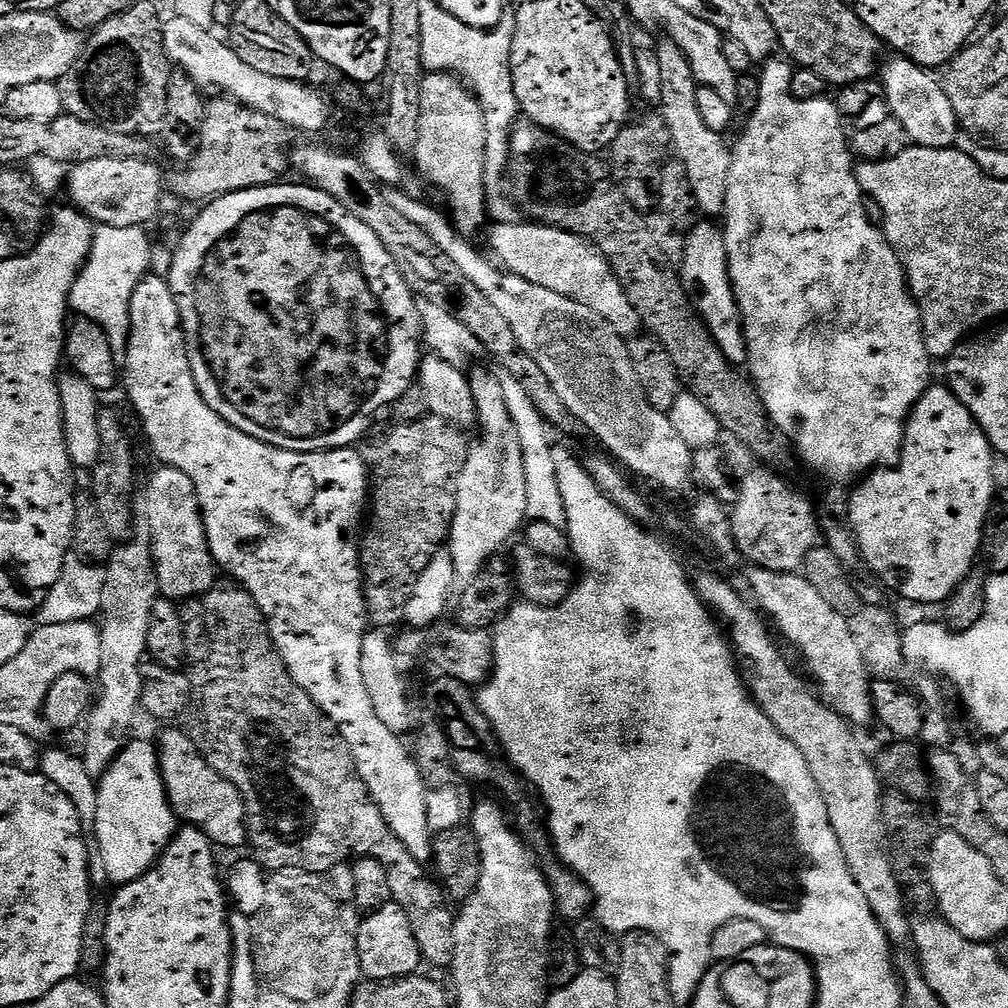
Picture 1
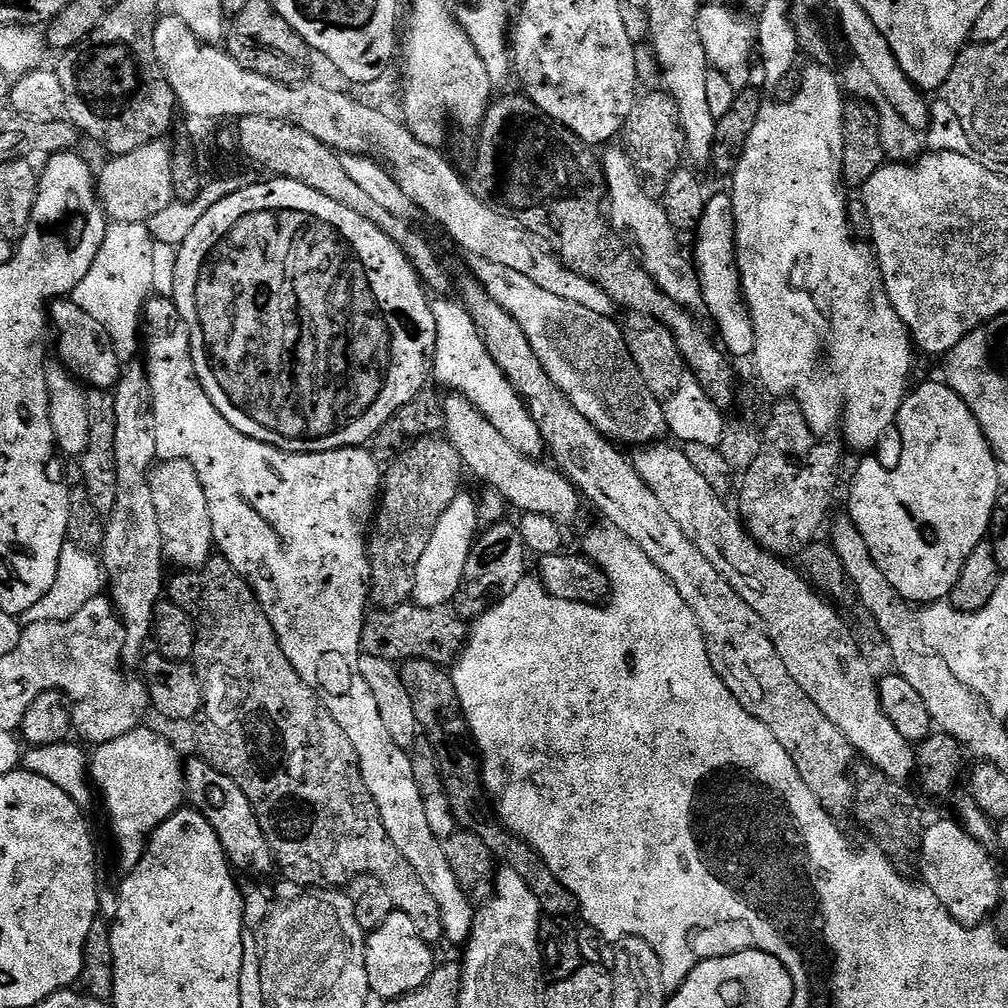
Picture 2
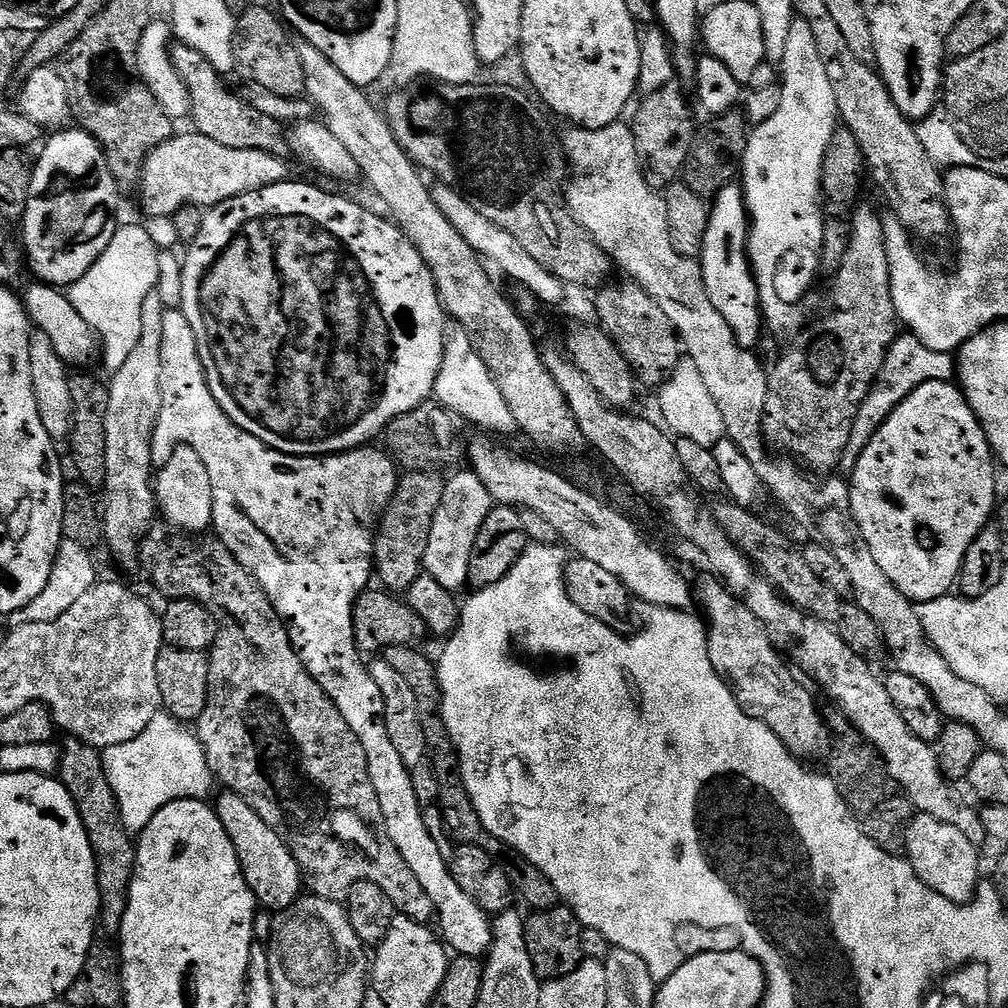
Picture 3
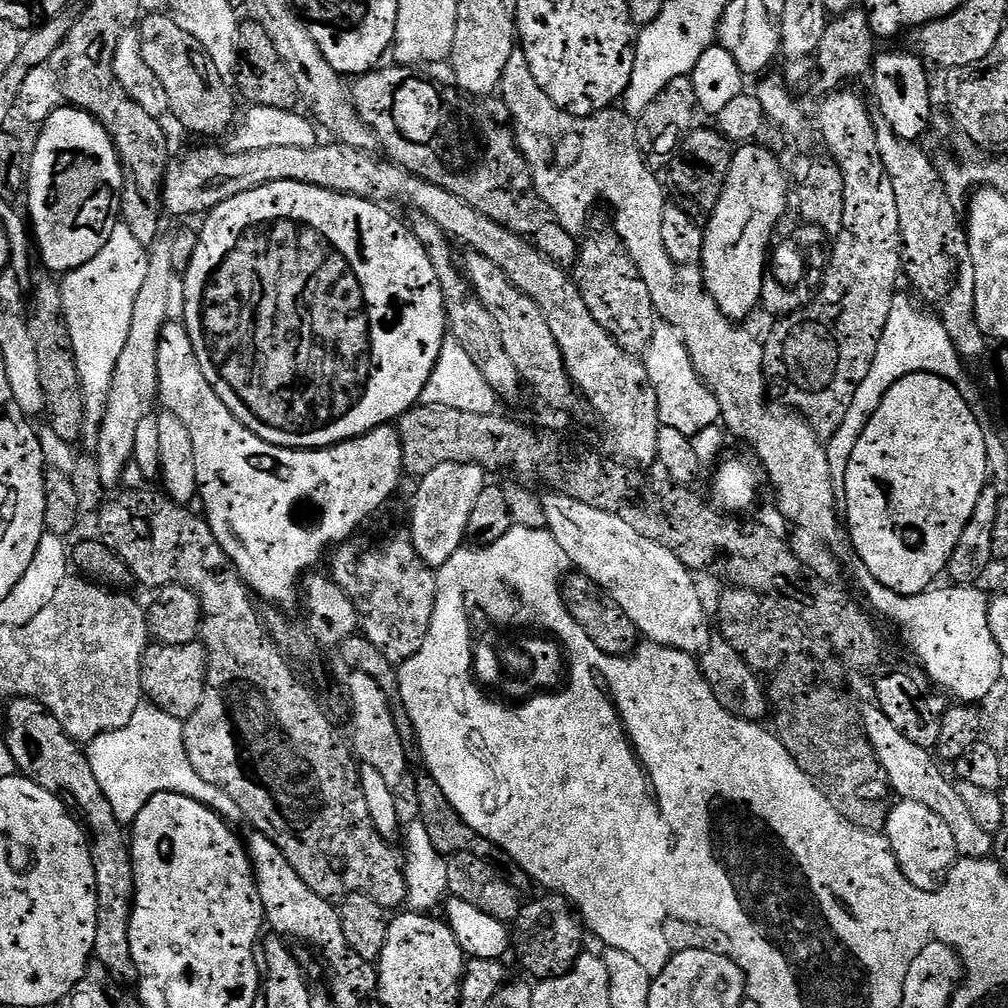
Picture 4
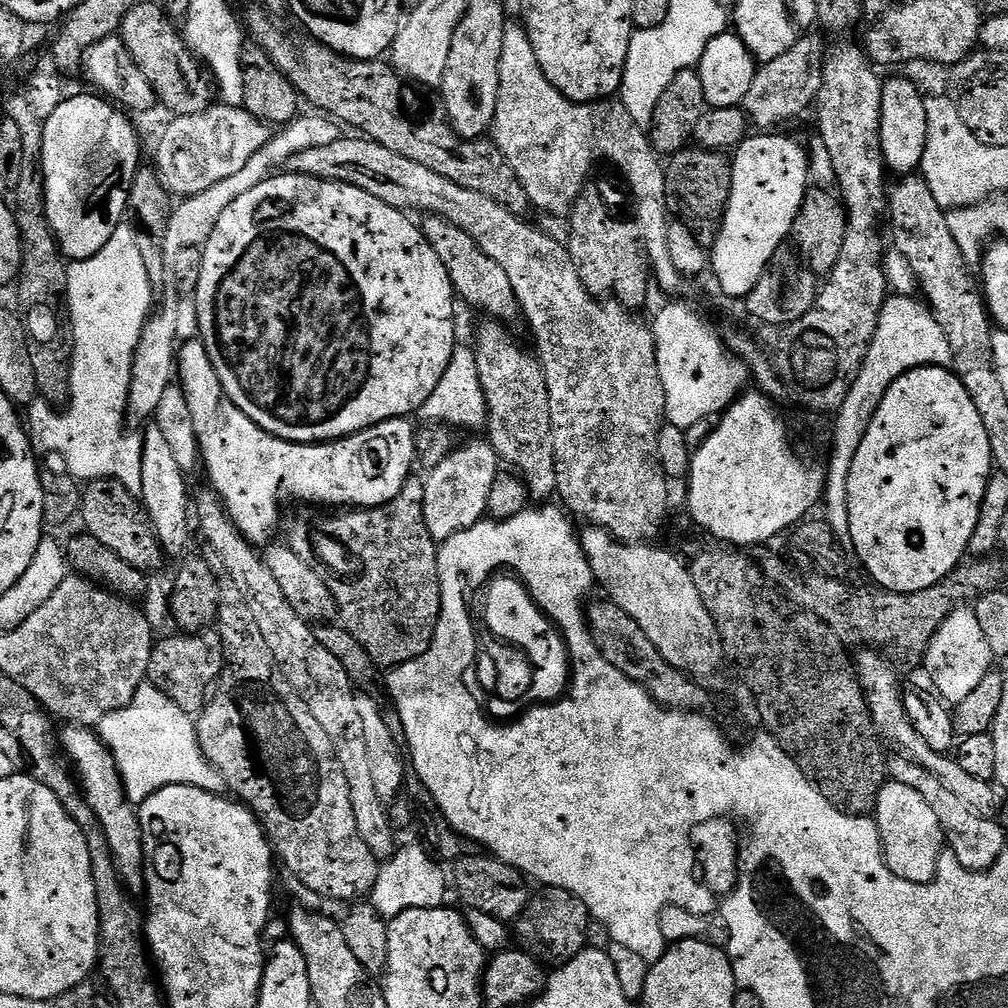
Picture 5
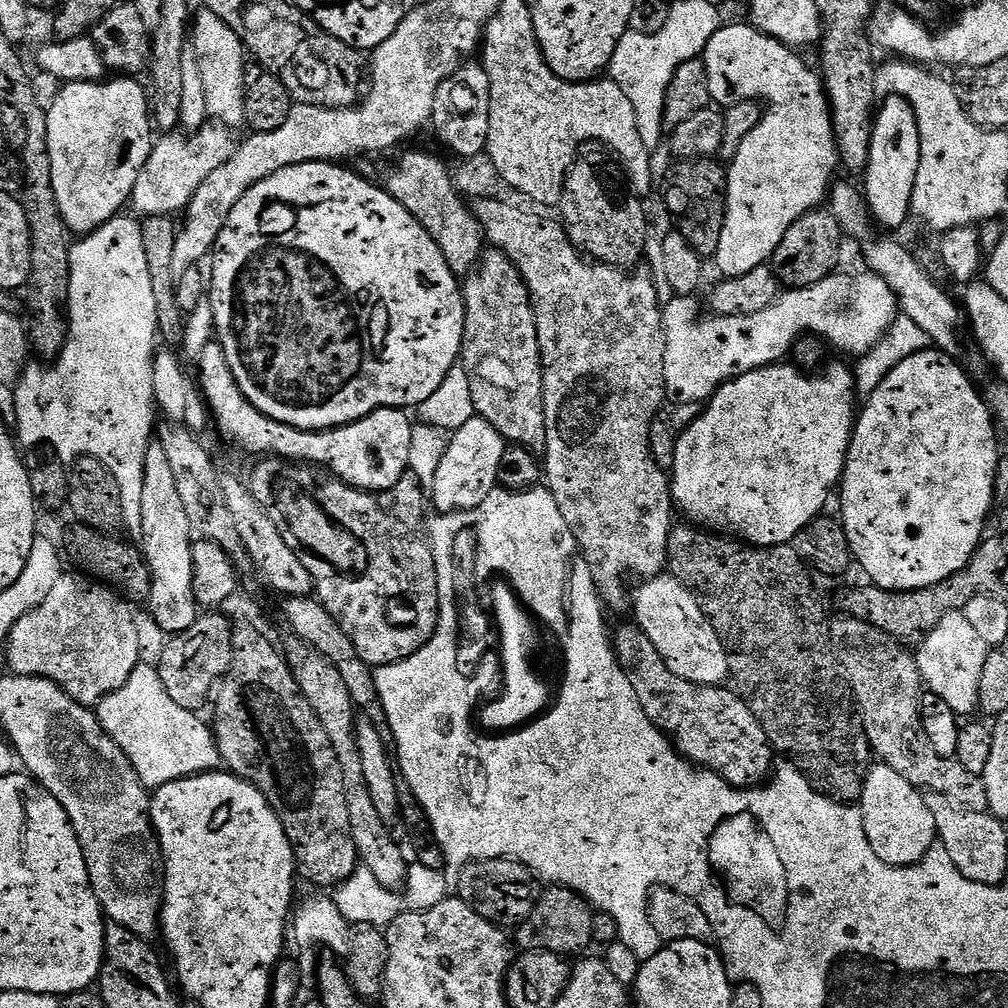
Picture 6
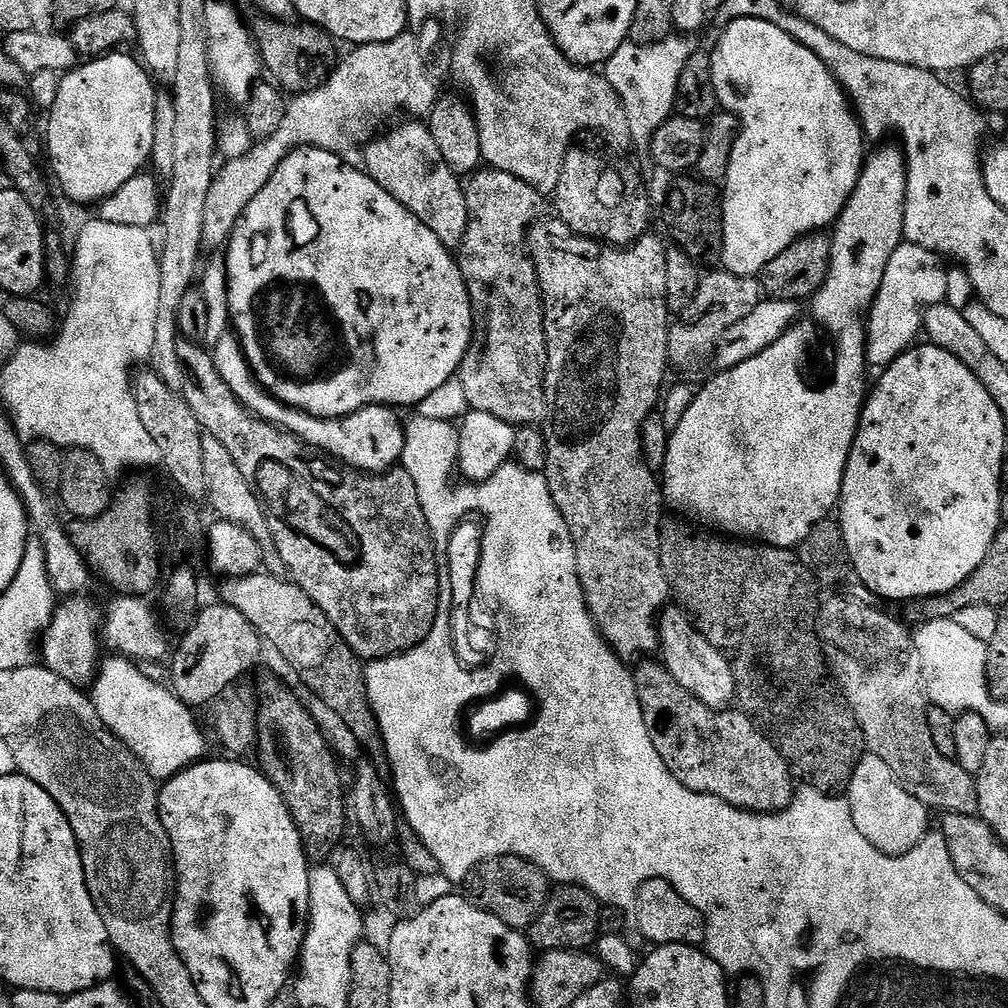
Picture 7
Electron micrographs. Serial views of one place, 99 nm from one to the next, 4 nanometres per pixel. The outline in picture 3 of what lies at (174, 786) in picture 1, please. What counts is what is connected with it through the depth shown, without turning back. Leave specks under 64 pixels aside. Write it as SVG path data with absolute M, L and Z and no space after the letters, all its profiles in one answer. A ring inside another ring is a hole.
M227 790L221 793L214 800L216 816L222 822L230 842L234 842L234 850L242 866L242 878L246 878L246 886L250 886L257 905L272 914L291 908L294 901L300 899L306 881L286 842L282 842L282 838L278 838L278 834L274 834L274 830L270 830L270 826L266 826L254 810L250 810L250 805L238 798L238 794Z

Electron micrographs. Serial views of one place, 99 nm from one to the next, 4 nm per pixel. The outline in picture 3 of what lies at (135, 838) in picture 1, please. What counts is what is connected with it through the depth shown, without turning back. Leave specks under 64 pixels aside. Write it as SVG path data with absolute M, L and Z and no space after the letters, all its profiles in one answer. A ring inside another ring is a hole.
M159 714L132 741L110 746L102 752L106 778L110 778L114 798L118 798L118 810L128 833L143 832L150 818L170 802L207 797L214 785L204 747L184 728L187 727L174 717Z

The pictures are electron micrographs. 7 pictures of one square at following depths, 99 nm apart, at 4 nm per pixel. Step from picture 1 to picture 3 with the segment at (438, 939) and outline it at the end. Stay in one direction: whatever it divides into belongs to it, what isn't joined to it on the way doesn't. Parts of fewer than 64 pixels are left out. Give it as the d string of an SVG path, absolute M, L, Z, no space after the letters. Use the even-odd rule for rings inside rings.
M164 522L153 523L139 541L139 567L144 572L145 570L148 571L153 586L162 595L168 596L169 601L196 600L209 612L216 623L216 640L207 653L208 705L198 721L198 727L200 727L198 739L200 745L204 747L204 753L208 759L208 768L212 771L213 777L219 783L221 780L227 791L238 794L238 798L245 800L250 805L250 810L254 810L258 814L258 818L262 818L262 822L266 822L266 826L270 826L270 830L274 830L274 834L278 834L278 838L282 838L282 842L286 842L290 854L296 859L300 871L304 874L306 888L311 895L331 900L347 893L348 887L354 882L359 880L374 882L374 886L382 886L386 898L390 898L390 902L399 915L408 916L420 924L428 924L434 916L432 903L430 898L426 898L426 890L422 890L422 886L418 882L417 876L410 870L410 866L406 866L406 858L402 858L402 854L398 854L394 842L390 842L388 831L384 828L382 806L378 802L374 782L370 782L366 750L362 750L362 742L358 742L354 730L350 730L350 726L346 726L346 718L342 718L338 706L334 706L334 702L324 693L322 686L318 686L316 679L306 670L304 663L300 661L300 655L297 654L290 642L288 630L285 628L283 620L272 608L268 596L260 589L259 582L239 564L234 558L234 554L230 554L227 546L215 535L177 532L175 528Z

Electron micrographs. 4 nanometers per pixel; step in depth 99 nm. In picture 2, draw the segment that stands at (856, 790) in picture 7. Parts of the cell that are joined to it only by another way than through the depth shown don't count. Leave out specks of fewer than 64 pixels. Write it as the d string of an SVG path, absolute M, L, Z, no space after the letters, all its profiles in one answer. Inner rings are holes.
M955 819L940 820L937 824L929 823L925 827L918 857L921 872L919 875L922 877L923 883L928 884L930 890L934 890L934 894L938 894L938 902L942 902L942 906L946 906L949 914L958 923L965 924L968 928L983 925L987 921L984 919L987 916L989 919L1000 904L1000 881L1002 876L1001 873L996 873L996 868L992 865L988 852L989 849L974 838L970 838L970 834L966 834L966 830L960 827Z

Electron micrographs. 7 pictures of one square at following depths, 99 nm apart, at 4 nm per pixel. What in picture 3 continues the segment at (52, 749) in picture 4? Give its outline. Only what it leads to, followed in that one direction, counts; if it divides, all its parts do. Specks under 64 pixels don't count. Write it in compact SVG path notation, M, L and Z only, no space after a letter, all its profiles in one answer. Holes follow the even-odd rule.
M68 738L65 741L64 748L62 744L62 751L59 753L58 779L66 786L70 798L74 798L74 806L78 806L82 826L86 826L86 834L94 850L100 895L99 927L116 934L119 933L122 918L126 914L128 891L136 865L136 845L122 822L118 798L114 798L110 778L106 778L102 752L80 740Z

